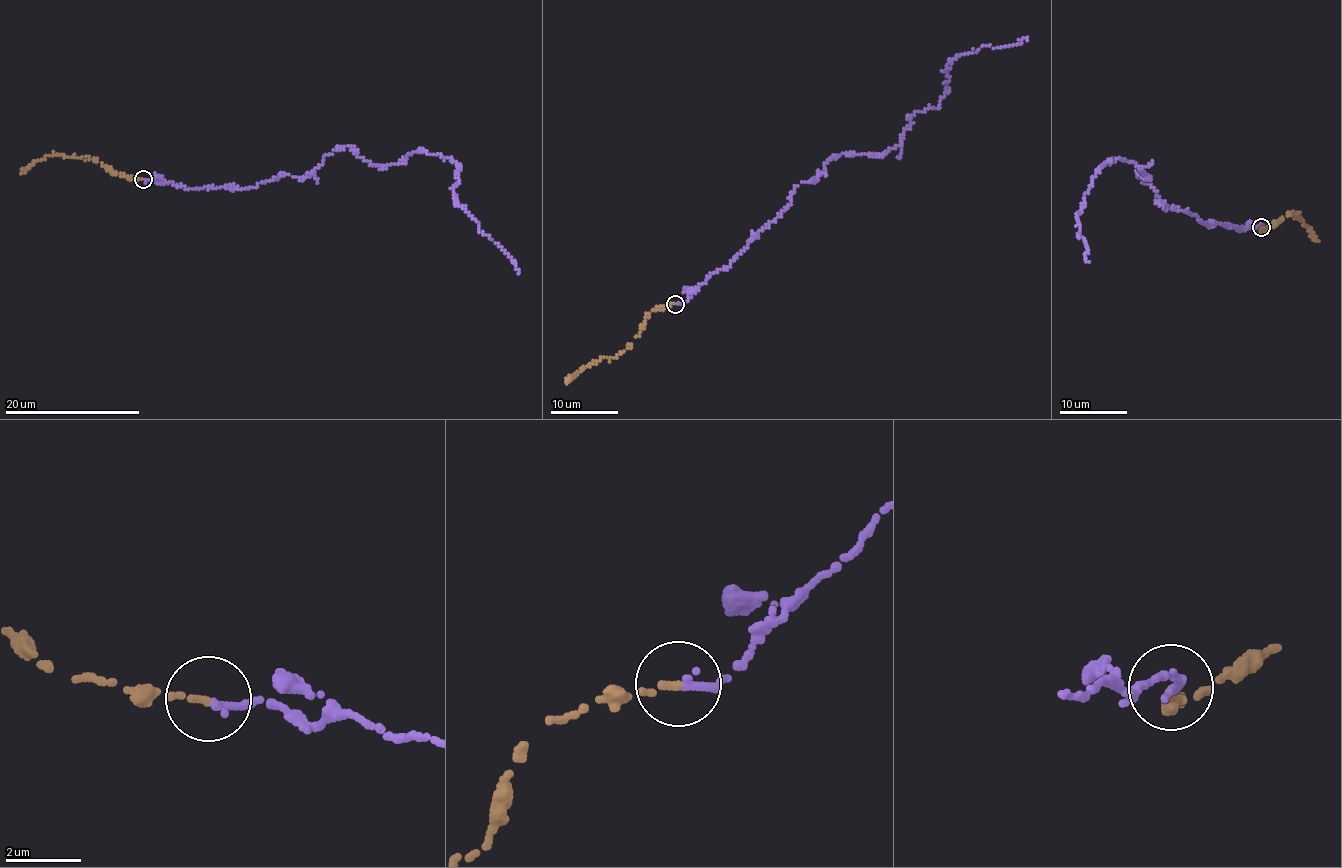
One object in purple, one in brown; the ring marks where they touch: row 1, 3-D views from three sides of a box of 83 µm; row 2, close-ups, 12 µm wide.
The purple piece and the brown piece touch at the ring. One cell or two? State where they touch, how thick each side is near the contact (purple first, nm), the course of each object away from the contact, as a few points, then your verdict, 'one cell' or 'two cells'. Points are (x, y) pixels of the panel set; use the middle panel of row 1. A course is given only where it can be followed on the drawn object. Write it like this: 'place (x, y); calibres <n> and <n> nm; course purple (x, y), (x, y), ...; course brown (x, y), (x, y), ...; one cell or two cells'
place (675, 304); calibres 240 and 190 nm; course purple (676, 304), (726, 269), (824, 163), (896, 147), (909, 118), (947, 93), (953, 58), (1028, 37); course brown (674, 304), (652, 310), (645, 327), (623, 352), (615, 357), (603, 356), (567, 383); one cell

